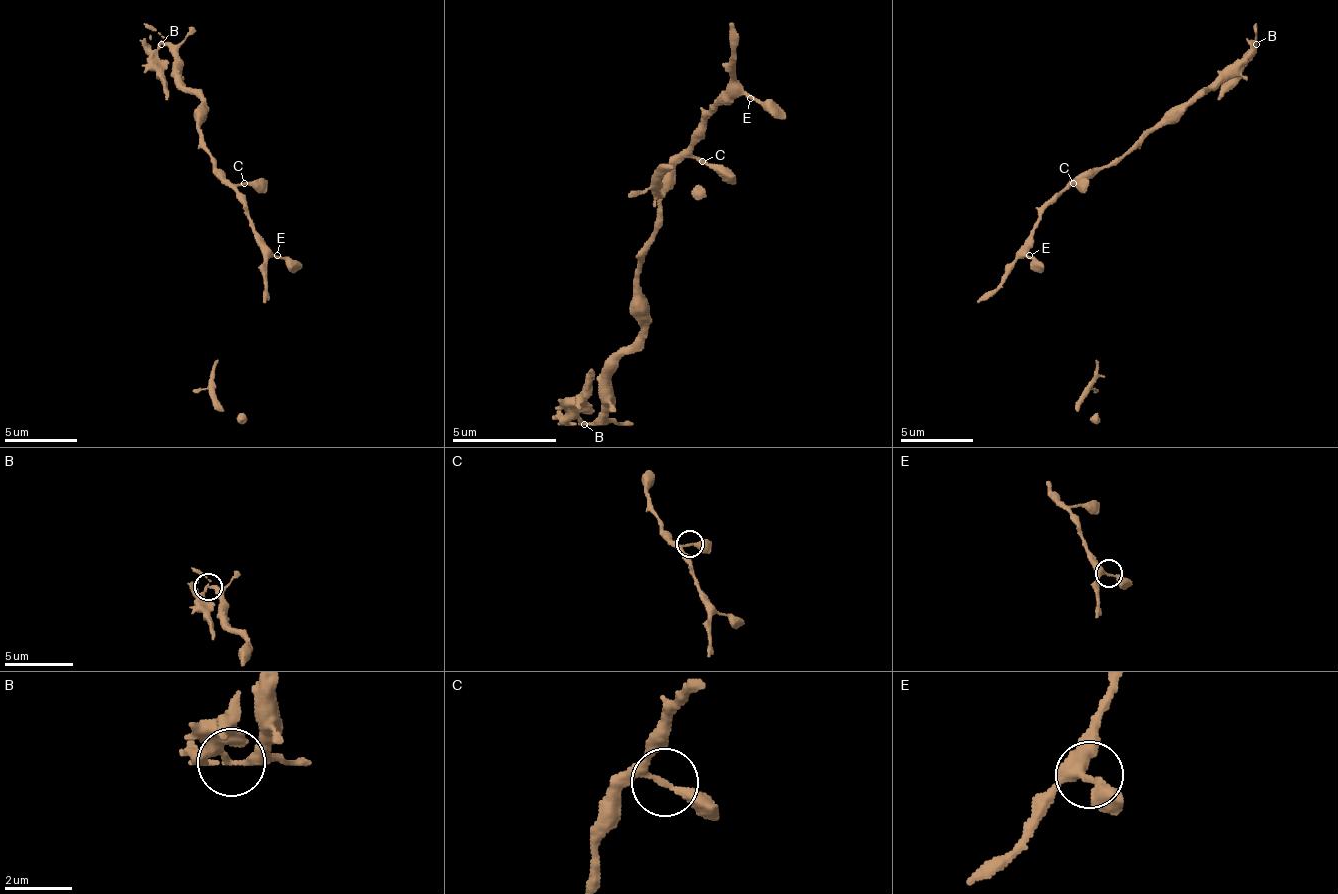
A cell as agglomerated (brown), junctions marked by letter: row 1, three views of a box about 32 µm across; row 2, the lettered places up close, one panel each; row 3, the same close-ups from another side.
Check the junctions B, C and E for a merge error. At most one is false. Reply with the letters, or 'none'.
B

